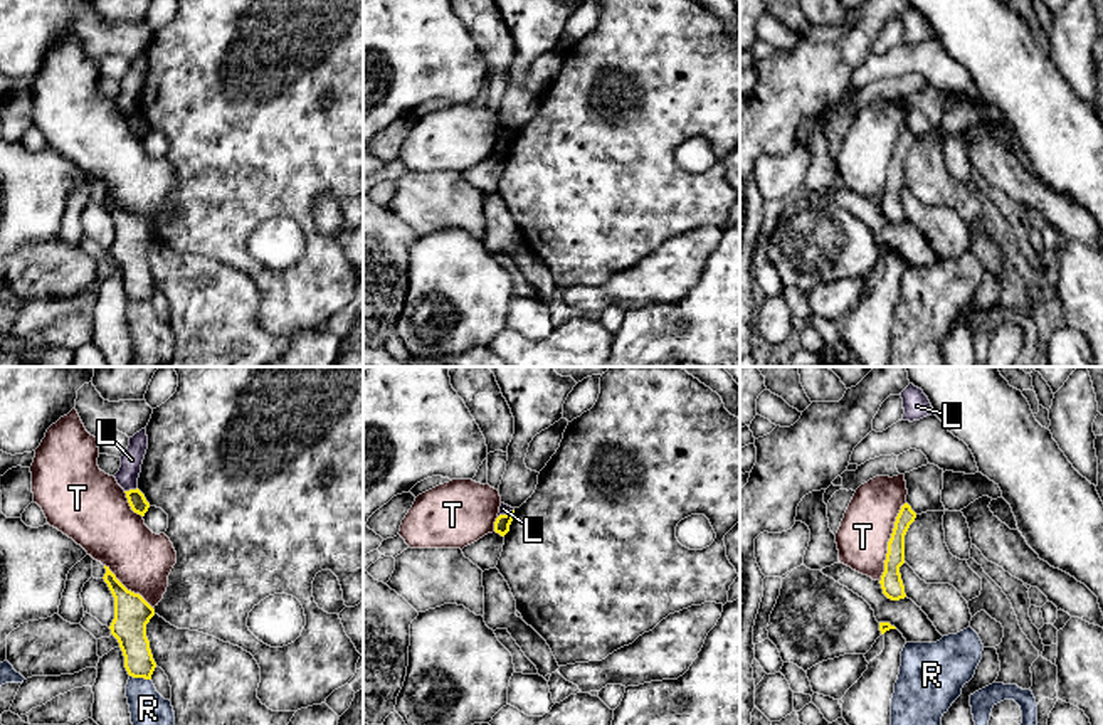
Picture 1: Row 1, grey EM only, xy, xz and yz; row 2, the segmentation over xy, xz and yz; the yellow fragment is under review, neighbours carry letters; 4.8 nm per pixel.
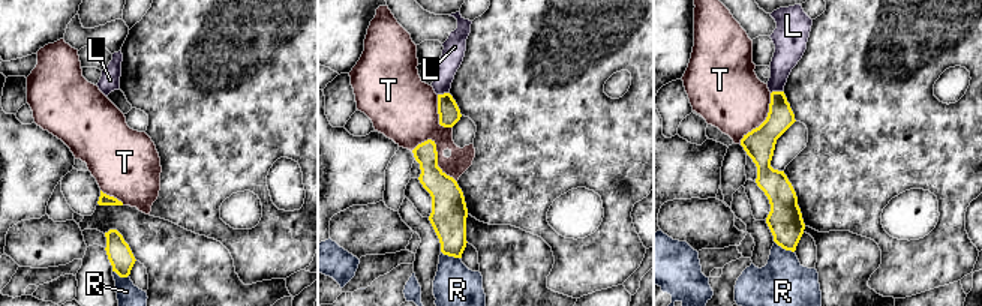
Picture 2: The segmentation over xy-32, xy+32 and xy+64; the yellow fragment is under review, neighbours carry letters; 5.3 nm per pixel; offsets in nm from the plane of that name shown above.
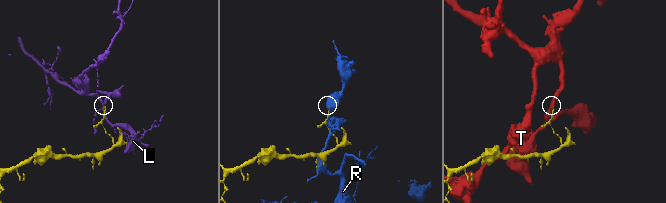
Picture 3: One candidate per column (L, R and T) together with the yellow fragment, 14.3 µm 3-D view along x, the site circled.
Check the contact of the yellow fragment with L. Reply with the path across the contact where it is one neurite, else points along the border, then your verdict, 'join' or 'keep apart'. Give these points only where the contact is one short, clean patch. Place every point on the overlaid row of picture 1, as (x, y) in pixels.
border xy (137, 486), (125, 492); keep apart

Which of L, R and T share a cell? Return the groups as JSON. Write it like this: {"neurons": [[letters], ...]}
{"neurons": [["L"], ["R"], ["T"]]}

